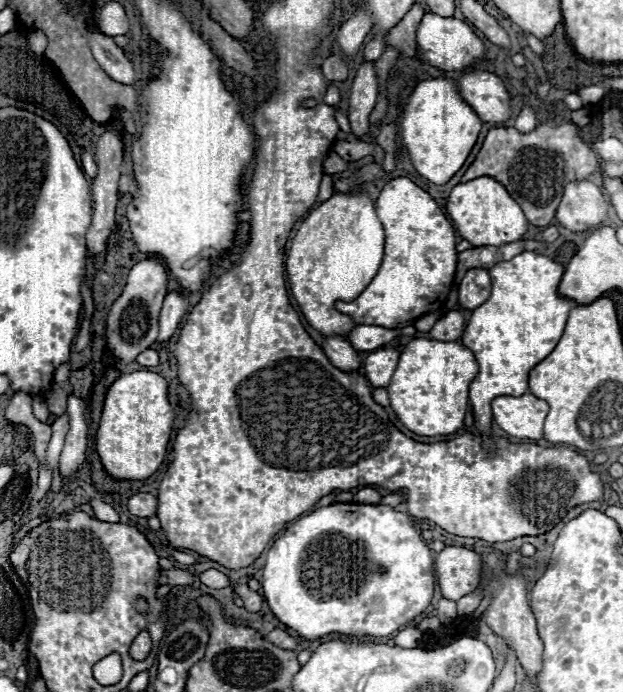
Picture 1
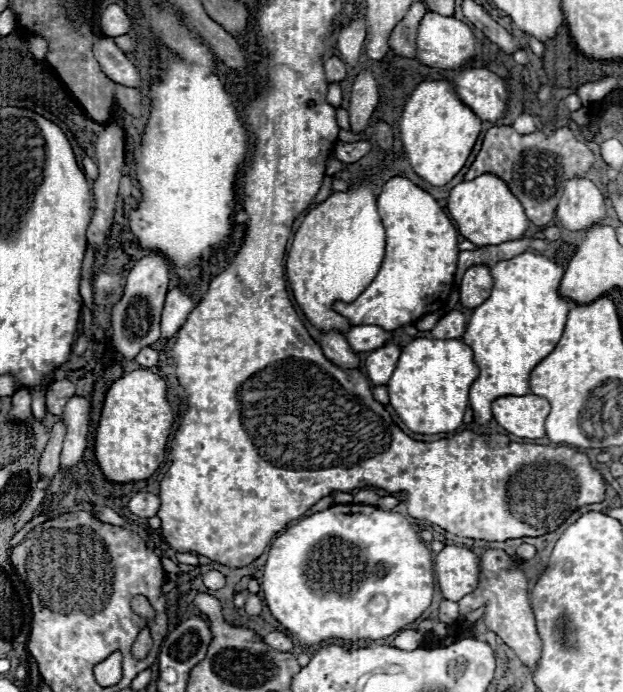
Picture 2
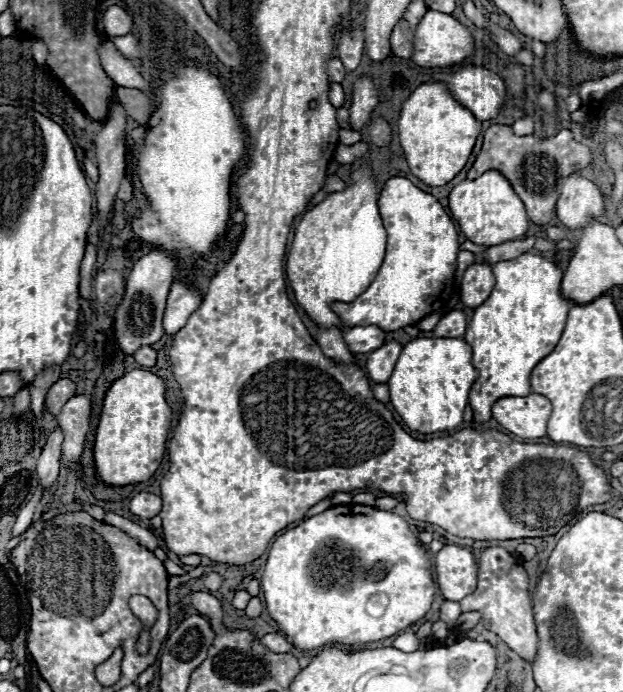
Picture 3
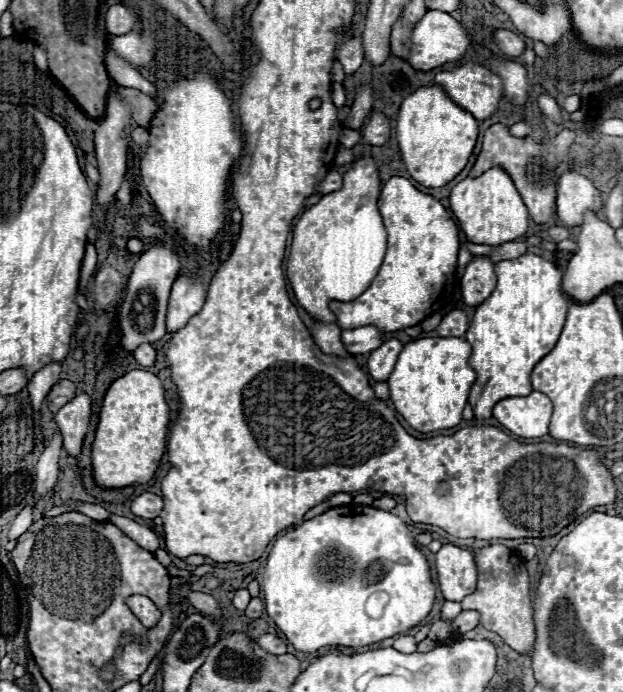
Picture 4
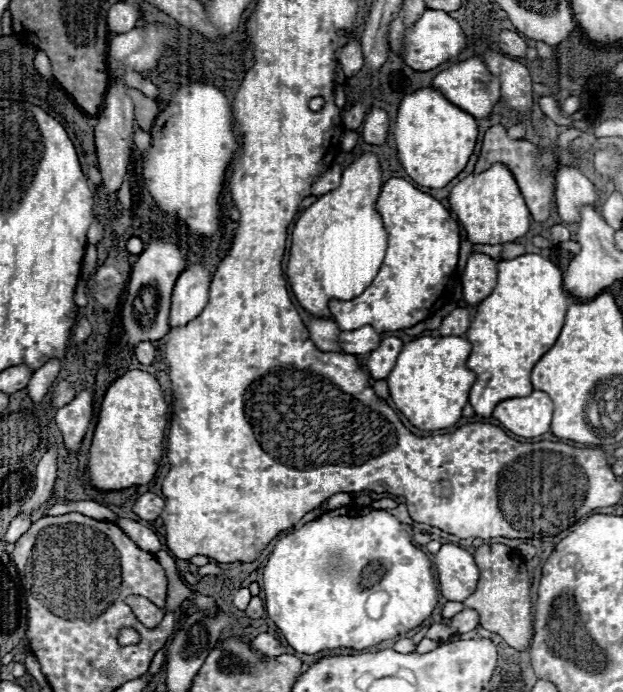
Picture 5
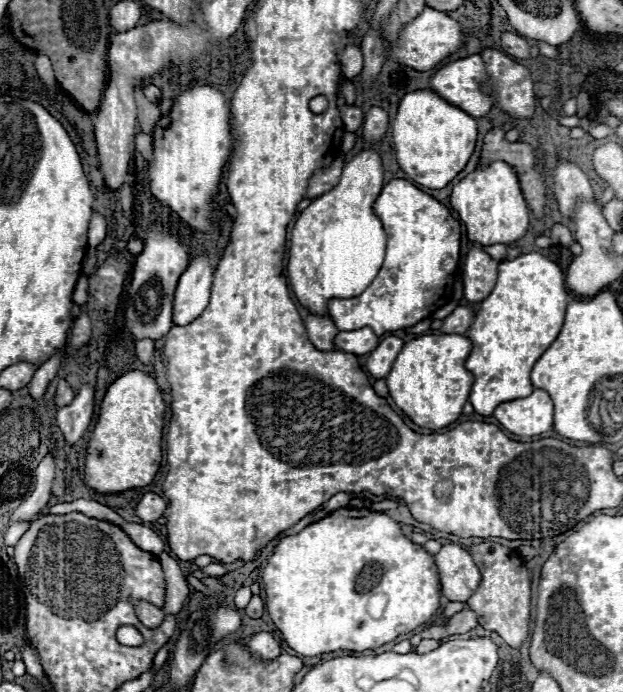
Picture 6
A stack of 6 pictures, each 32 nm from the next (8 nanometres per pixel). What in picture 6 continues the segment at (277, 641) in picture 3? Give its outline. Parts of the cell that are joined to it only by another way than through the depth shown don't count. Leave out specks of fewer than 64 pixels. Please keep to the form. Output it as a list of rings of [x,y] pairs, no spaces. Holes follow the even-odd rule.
[[[258,632],[250,638],[250,642],[246,644],[248,646],[248,652],[252,654],[252,658],[260,660],[260,662],[266,662],[266,660],[274,660],[280,656],[280,644],[274,640],[272,634],[268,632]]]

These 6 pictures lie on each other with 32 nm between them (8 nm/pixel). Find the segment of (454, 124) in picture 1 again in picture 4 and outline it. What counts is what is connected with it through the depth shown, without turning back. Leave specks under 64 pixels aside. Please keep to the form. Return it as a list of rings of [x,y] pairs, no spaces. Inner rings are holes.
[[[422,86],[402,100],[396,120],[396,140],[408,174],[428,188],[446,186],[466,166],[478,138],[476,118],[456,106],[440,86]]]

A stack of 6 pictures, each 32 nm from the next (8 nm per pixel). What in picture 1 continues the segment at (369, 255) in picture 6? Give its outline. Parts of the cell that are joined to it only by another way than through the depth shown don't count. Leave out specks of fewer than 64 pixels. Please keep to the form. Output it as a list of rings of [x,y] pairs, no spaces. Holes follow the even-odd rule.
[[[360,188],[348,194],[332,194],[312,210],[298,228],[286,258],[290,290],[308,324],[320,334],[346,336],[356,324],[334,310],[336,300],[352,300],[378,274],[384,256],[384,228],[376,216],[374,200]]]

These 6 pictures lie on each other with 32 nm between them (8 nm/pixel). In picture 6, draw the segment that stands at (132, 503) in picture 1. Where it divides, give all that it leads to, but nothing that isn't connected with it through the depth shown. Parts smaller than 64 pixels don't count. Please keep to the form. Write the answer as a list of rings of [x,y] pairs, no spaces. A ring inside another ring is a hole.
[[[148,492],[142,496],[142,500],[136,506],[136,514],[144,520],[144,522],[156,522],[164,510],[166,510],[166,500],[154,492]]]

